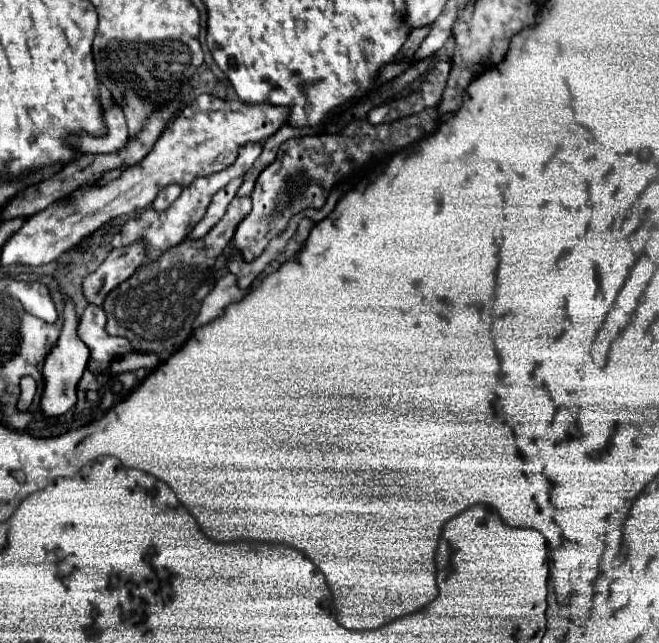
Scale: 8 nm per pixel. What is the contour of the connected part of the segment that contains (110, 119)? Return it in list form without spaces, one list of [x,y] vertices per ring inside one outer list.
[[[113,106],[105,114],[105,124],[107,124],[107,136],[103,138],[93,138],[93,136],[81,136],[81,138],[71,138],[77,150],[89,152],[89,154],[115,154],[123,150],[127,144],[127,124],[123,118],[123,112],[119,106]]]

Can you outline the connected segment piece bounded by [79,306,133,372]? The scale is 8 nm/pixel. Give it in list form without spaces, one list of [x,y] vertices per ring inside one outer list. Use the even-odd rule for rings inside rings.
[[[87,306],[79,324],[79,338],[91,350],[89,368],[93,372],[105,370],[113,358],[129,354],[133,348],[125,338],[115,338],[105,332],[105,312],[99,306]]]

